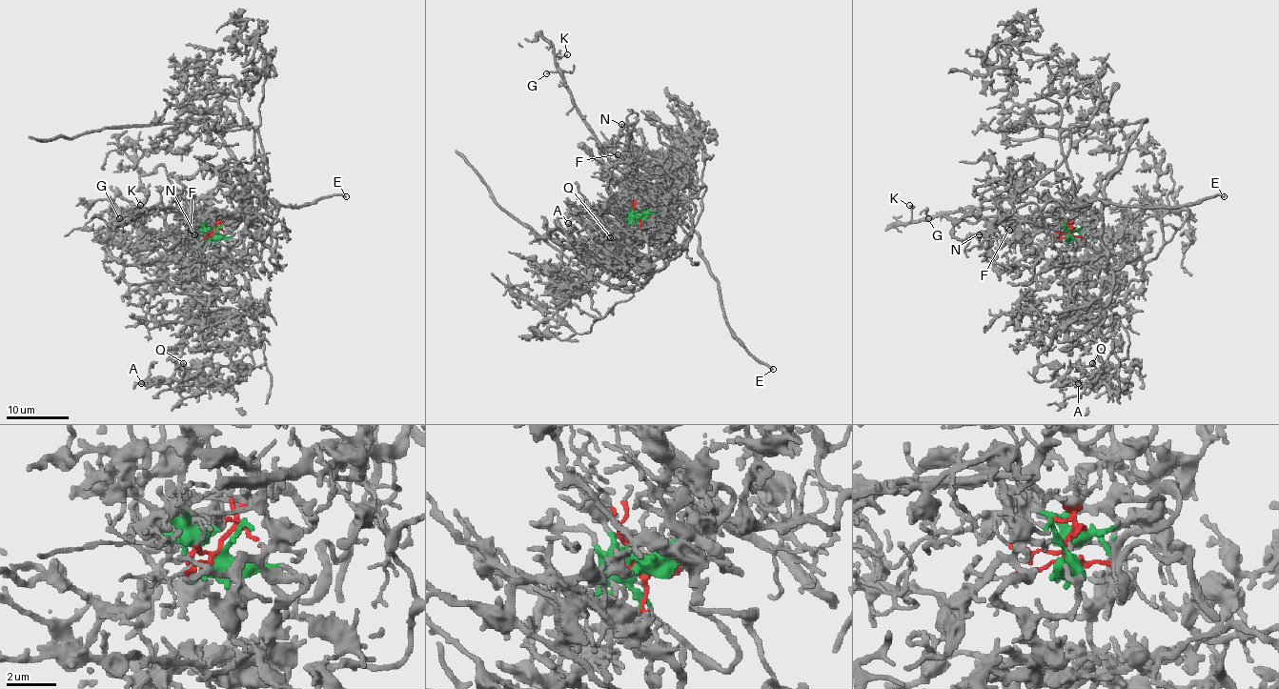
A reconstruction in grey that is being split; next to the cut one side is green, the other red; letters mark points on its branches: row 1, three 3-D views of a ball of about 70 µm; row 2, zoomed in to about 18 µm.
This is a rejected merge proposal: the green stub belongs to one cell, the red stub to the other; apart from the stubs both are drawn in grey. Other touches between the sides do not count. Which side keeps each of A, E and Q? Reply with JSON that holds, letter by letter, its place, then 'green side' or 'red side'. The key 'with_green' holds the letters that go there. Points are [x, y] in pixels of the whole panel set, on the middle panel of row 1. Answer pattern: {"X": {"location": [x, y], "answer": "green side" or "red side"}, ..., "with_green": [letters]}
{"A": {"location": [568, 223], "answer": "green side"}, "E": {"location": [773, 369], "answer": "red side"}, "Q": {"location": [610, 237], "answer": "green side"}, "with_green": ["A", "Q"]}

